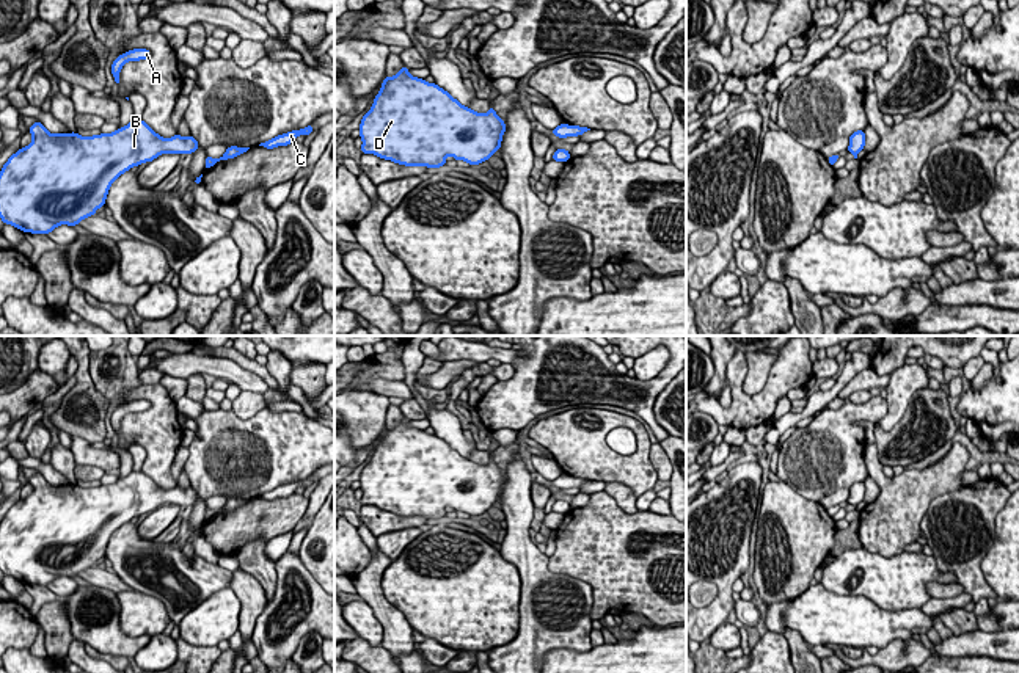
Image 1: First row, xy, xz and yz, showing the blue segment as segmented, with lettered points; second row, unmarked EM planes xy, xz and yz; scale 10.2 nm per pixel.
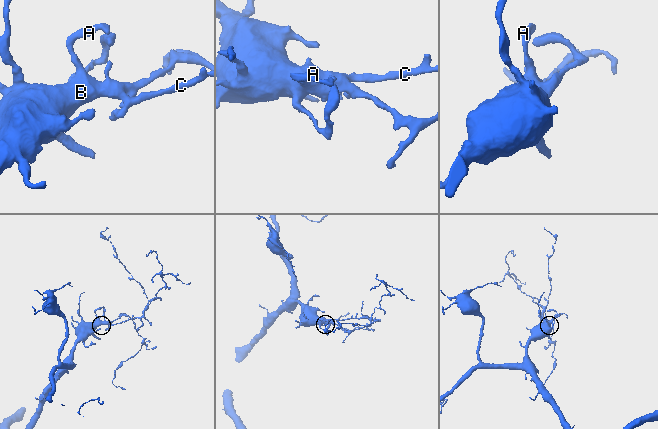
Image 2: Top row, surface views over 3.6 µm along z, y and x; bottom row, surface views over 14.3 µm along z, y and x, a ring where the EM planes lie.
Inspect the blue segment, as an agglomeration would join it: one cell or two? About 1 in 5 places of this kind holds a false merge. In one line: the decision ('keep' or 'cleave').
keep

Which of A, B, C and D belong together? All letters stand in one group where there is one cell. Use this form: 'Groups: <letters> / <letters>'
Groups: A B C D

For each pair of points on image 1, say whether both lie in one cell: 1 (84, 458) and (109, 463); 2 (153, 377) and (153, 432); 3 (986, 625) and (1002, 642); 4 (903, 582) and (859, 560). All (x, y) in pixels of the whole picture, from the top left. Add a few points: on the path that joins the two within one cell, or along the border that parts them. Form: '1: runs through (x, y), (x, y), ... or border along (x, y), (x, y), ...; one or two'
1: runs through (90, 458), (102, 458); one
2: border along (159, 381), (142, 386); two
3: border along (978, 628), (983, 631), (1000, 629); two
4: runs through (892, 582), (880, 579), (870, 571); one

